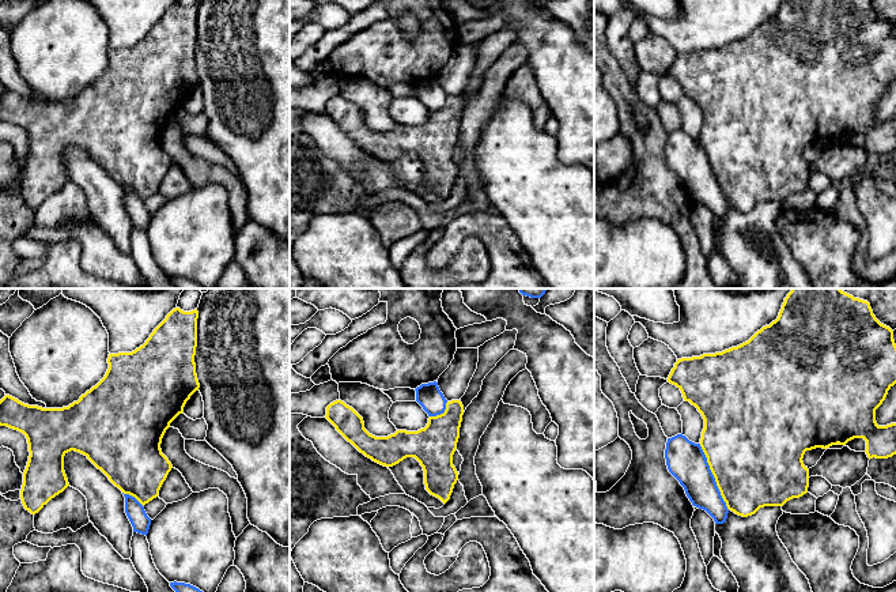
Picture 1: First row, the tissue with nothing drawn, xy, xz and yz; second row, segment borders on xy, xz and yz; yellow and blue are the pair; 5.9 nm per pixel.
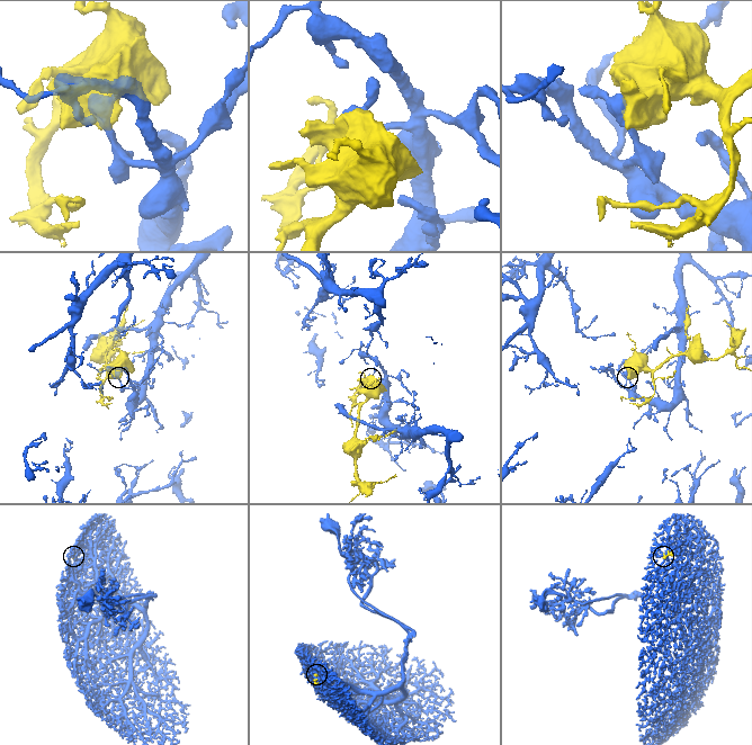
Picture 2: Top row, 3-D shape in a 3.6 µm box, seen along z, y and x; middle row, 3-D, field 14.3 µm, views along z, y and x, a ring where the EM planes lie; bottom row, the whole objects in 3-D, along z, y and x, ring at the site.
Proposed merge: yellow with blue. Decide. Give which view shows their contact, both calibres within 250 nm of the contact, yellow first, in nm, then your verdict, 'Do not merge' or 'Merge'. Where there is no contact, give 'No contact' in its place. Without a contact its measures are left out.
Touches yellow in yz. Thickness 500 nm (yellow) against 240 nm. Do not merge

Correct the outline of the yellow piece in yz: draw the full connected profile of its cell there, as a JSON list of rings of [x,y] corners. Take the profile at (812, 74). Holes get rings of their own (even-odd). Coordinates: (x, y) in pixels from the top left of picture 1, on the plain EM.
[[[782,0],[778,14],[757,26],[748,37],[722,48],[677,54],[668,78],[676,80],[684,95],[695,101],[702,109],[704,124],[700,142],[727,204],[742,212],[752,211],[764,201],[783,201],[787,196],[808,188],[809,165],[802,157],[806,146],[827,144],[838,139],[846,140],[854,133],[863,133],[869,154],[888,154],[896,150],[896,118],[878,121],[876,117],[876,105],[896,79],[896,39],[893,26],[876,14],[870,0]]]

